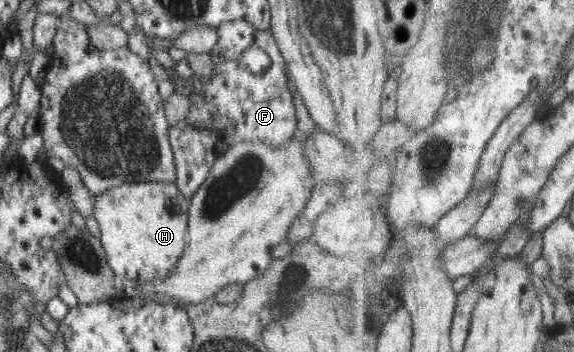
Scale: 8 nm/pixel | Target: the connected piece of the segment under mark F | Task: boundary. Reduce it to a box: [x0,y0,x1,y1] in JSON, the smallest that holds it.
[168,20,298,200]

